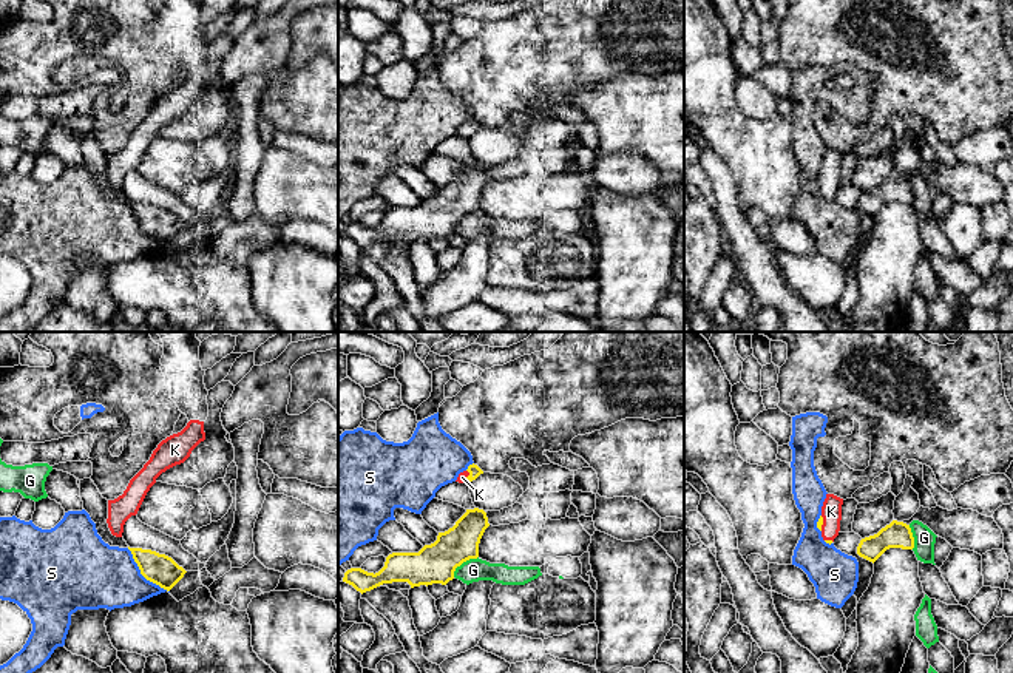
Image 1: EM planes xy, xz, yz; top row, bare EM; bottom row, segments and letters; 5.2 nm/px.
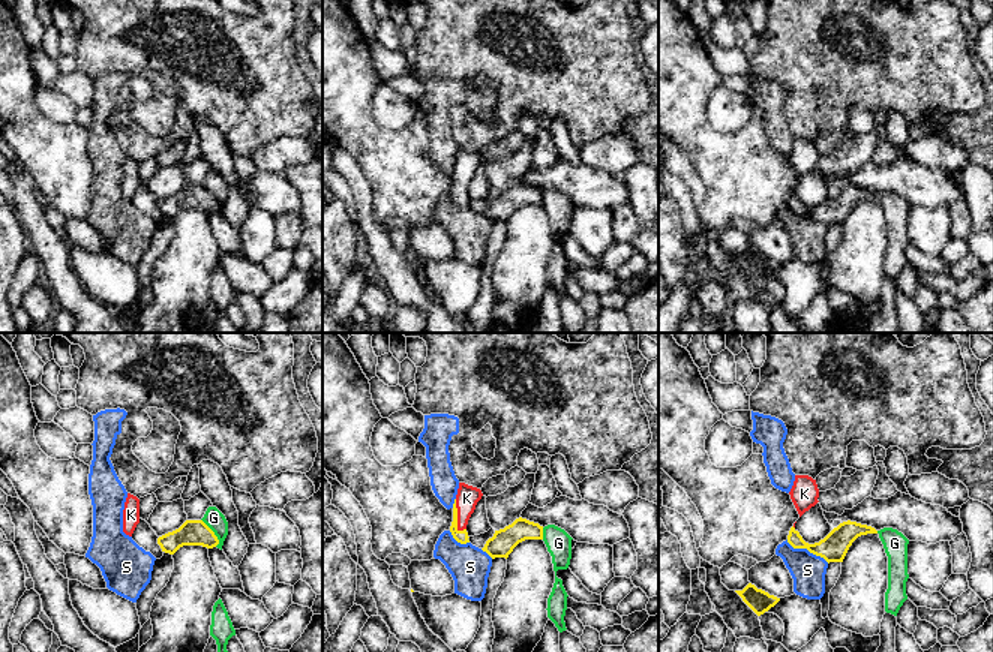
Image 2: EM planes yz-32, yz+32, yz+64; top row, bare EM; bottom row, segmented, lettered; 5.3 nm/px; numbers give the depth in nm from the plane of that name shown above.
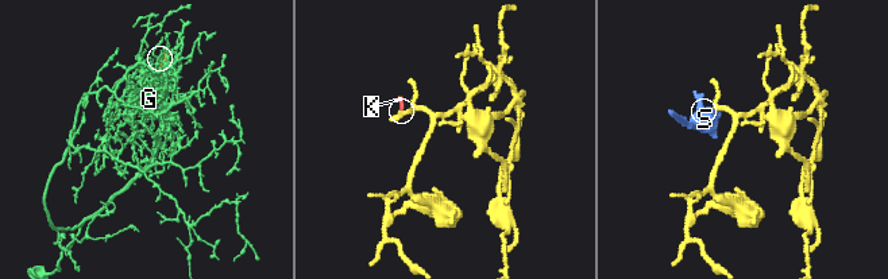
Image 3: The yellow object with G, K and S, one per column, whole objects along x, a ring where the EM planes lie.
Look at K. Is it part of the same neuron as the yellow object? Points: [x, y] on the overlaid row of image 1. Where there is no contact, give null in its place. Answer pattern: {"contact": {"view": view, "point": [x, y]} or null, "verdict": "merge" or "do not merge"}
{"contact": {"view": "yz", "point": [822, 524]}, "verdict": "merge"}

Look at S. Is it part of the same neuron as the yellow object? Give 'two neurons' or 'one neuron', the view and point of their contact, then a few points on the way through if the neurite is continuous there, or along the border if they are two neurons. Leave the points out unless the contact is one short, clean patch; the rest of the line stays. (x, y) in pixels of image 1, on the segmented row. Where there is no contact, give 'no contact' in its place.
two neurons | xy (142, 574)

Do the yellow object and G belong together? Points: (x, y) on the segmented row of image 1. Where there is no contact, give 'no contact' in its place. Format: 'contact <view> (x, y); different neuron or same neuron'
contact xz (462, 562); different neuron

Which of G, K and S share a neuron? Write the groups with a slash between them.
G / K / S

